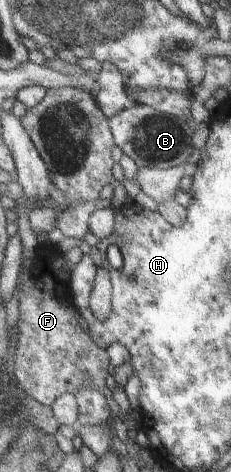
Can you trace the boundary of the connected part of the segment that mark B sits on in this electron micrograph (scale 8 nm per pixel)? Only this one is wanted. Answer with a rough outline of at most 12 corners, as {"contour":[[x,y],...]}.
{"contour":[[133,103],[108,117],[137,168],[184,164],[189,121]]}

